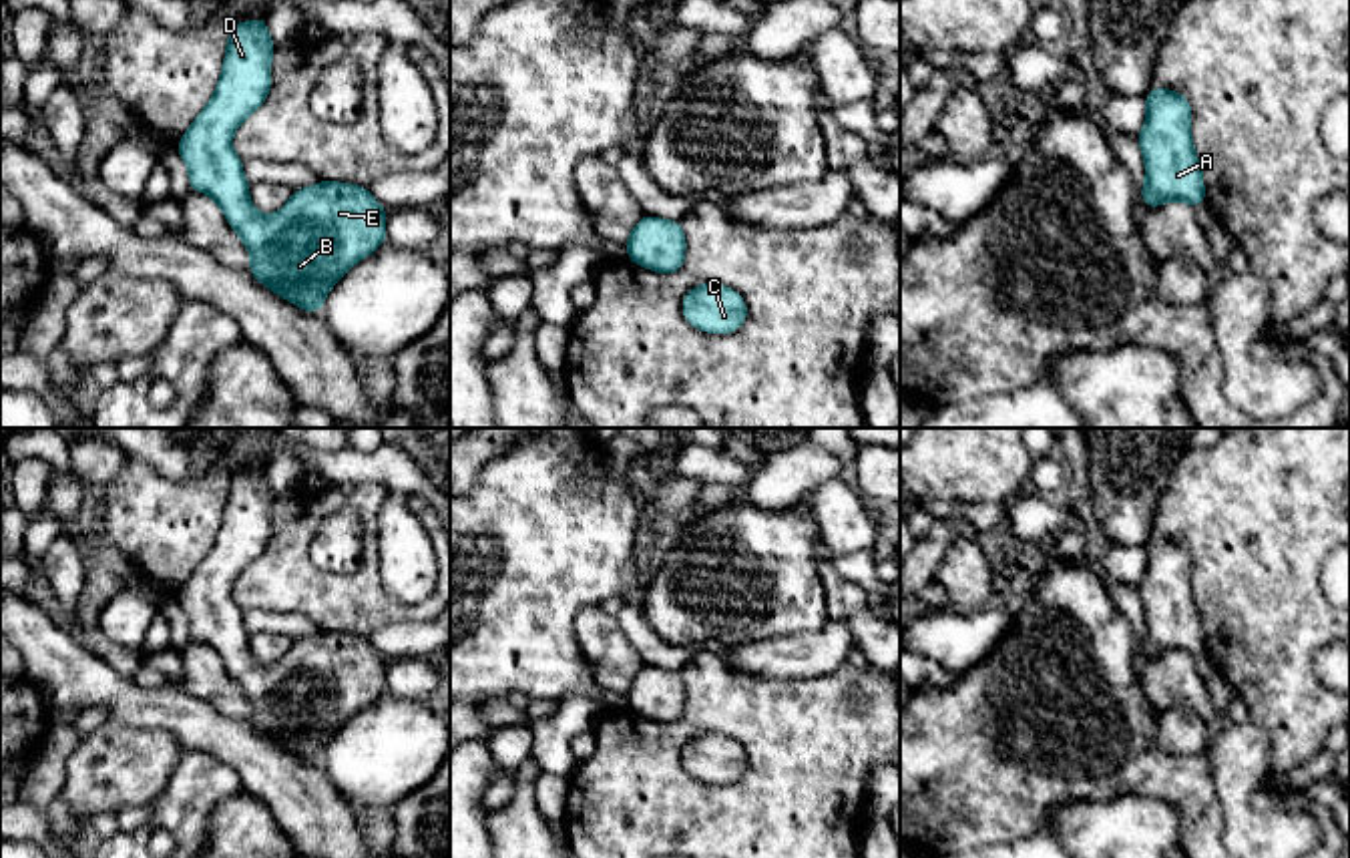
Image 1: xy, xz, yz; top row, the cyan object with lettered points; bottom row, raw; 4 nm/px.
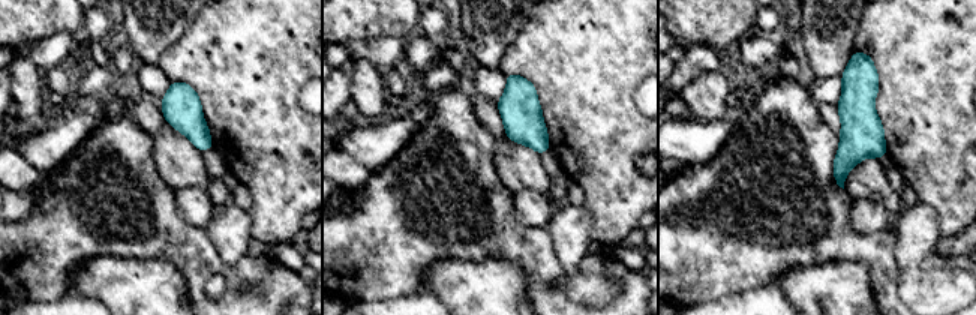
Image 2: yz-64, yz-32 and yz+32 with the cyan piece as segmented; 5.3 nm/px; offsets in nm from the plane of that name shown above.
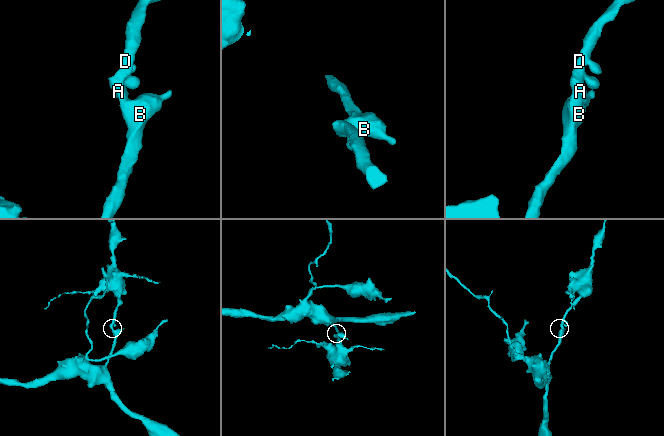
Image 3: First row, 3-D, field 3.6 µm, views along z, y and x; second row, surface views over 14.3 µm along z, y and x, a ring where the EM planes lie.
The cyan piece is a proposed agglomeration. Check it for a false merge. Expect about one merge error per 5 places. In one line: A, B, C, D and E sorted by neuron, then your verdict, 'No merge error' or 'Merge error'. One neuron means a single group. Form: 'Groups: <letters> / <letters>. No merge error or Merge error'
Groups: A B C D E. No merge error

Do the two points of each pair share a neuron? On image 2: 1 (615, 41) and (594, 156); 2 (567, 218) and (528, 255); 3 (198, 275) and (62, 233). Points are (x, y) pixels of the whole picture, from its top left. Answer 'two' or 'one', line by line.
1: one
2: two
3: one

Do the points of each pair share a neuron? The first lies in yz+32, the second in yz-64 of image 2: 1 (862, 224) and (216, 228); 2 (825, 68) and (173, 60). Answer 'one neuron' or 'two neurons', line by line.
1: two neurons
2: two neurons

